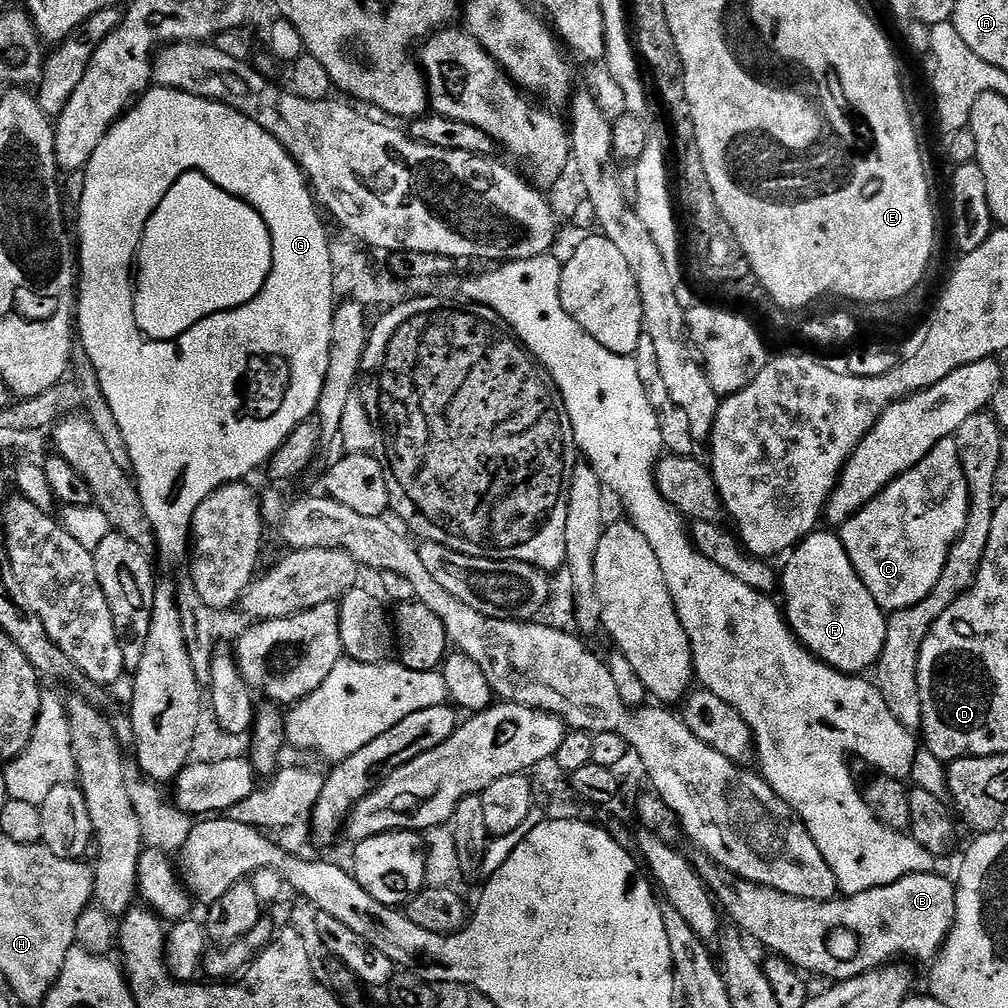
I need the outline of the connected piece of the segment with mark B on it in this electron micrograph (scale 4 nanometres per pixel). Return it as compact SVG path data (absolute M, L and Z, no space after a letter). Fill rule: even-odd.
M703 854L697 857L694 860L696 873L704 880L723 915L727 919L729 916L732 919L729 921L739 928L745 937L753 936L762 947L772 951L769 953L791 962L801 973L813 972L816 976L829 976L829 981L832 982L873 972L874 969L901 958L931 962L940 955L941 948L952 932L952 923L956 920L955 883L944 876L936 876L935 871L915 872L890 886L878 886L862 894L834 900L807 900L738 878L733 872L727 872L721 864L715 864Z

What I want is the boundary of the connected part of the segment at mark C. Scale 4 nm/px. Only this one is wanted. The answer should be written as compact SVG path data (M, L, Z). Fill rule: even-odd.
M955 439L938 442L917 465L893 480L862 510L844 524L839 525L838 535L858 578L874 594L874 602L885 613L901 612L918 606L928 597L942 578L952 552L968 522L969 496L967 480L960 465Z

